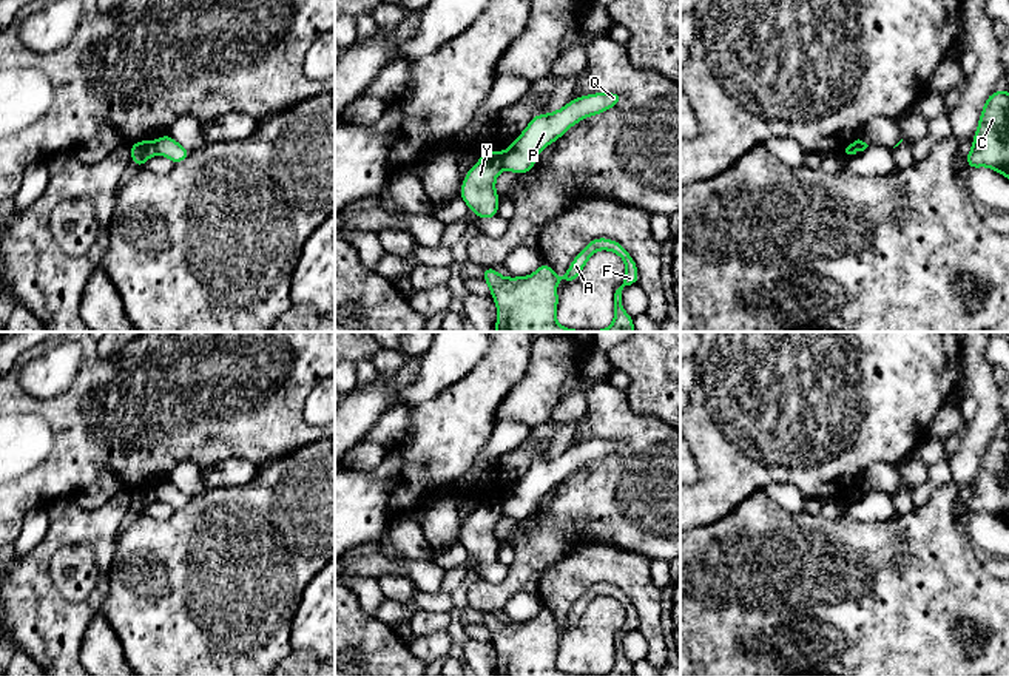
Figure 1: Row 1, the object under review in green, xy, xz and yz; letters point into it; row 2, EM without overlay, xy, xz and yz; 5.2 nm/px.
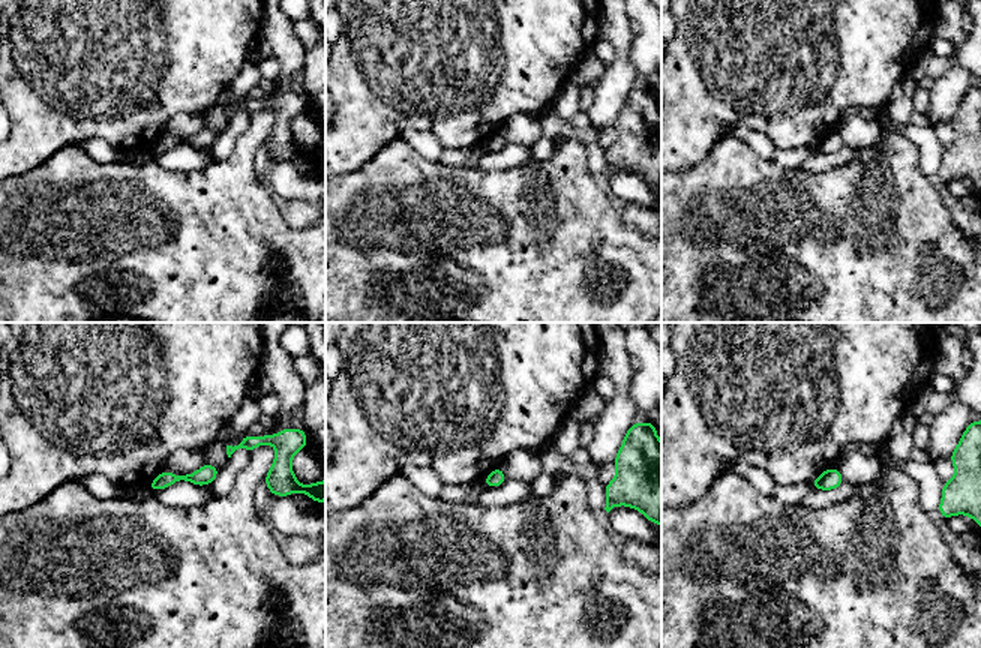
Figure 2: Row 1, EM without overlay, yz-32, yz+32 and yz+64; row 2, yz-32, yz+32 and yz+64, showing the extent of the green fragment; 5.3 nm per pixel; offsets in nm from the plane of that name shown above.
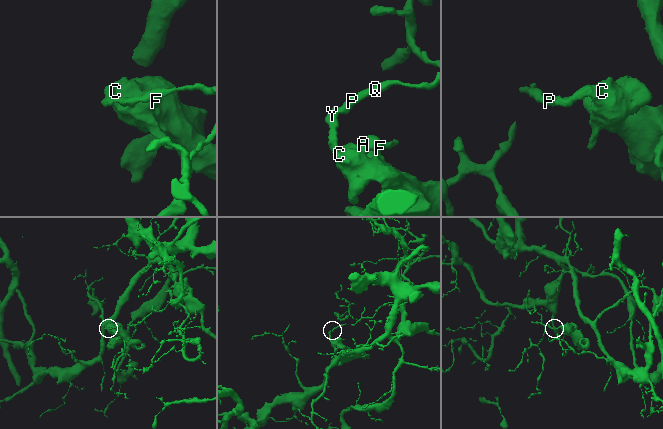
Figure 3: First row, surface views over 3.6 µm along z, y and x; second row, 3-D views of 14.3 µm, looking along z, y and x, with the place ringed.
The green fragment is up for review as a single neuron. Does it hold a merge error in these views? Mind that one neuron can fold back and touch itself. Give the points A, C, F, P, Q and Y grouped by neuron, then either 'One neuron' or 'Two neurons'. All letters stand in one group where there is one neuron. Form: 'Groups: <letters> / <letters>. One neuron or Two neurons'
Groups: A C F Y / P Q. Two neurons

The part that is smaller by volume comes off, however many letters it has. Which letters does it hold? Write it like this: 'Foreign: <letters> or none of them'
Foreign: A, C, F, Y

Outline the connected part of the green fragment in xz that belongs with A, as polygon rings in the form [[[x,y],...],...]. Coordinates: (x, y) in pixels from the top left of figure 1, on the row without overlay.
[[[596,583],[574,602],[568,617],[558,624],[549,610],[542,610],[528,622],[501,622],[494,613],[484,613],[483,627],[491,634],[491,642],[497,650],[495,676],[574,676],[560,671],[555,665],[558,639],[555,631],[560,627],[574,628],[588,605],[599,596],[609,596],[625,608],[623,630],[614,639],[614,667],[603,676],[636,676],[633,662],[622,650],[622,636],[625,631],[639,630],[637,610],[629,597],[617,586],[609,583]]]

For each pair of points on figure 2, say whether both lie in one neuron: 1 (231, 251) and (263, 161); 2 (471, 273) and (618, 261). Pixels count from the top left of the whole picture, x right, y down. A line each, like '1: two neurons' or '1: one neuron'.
1: two neurons
2: one neuron

